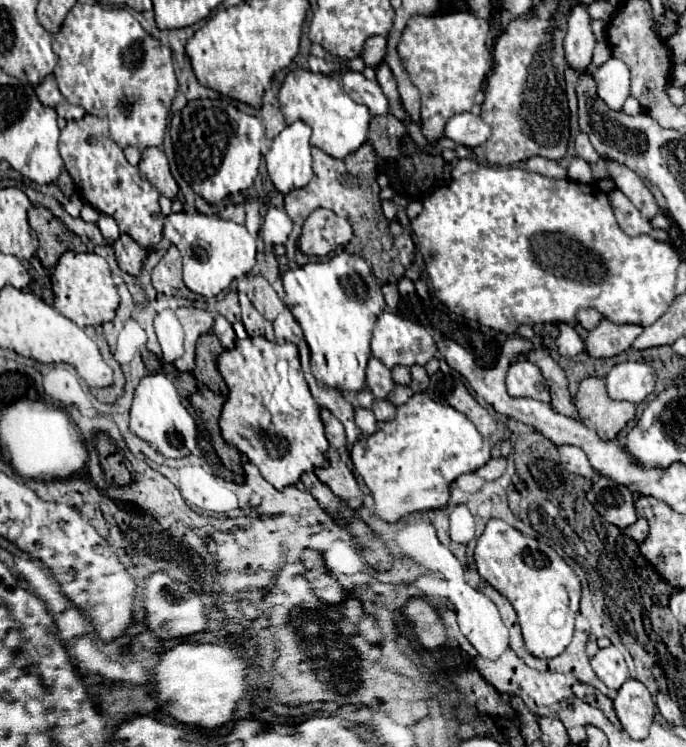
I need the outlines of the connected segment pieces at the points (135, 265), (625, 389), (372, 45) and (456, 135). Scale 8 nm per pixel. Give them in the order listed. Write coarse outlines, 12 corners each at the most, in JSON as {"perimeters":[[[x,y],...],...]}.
{"perimeters":[[[128,235],[114,241],[116,263],[140,275],[146,251]],[[640,361],[618,363],[606,375],[608,395],[642,403],[656,371]],[[370,37],[362,59],[368,67],[378,67],[384,59],[386,43]],[[472,113],[454,115],[444,135],[474,149],[492,135],[490,125]]]}

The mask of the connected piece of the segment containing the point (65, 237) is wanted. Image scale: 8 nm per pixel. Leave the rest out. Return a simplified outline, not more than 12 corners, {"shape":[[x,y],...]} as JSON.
{"shape":[[48,209],[28,211],[40,241],[38,257],[46,269],[62,253],[86,249]]}

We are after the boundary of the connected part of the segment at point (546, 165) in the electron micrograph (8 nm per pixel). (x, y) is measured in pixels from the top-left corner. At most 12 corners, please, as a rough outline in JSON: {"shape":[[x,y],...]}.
{"shape":[[530,157],[526,167],[550,179],[568,179],[568,171],[556,161]]}

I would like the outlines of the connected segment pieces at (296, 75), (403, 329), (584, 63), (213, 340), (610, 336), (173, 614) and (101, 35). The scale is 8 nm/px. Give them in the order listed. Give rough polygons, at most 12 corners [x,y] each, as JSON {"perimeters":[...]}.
{"perimeters":[[[286,75],[280,109],[334,159],[368,141],[370,111],[336,77]],[[382,313],[372,355],[388,369],[426,365],[434,331]],[[584,3],[568,19],[564,51],[576,75],[590,71],[594,35]],[[214,333],[196,345],[194,377],[212,393],[226,397],[228,387],[216,367],[224,347]],[[602,319],[588,331],[590,357],[614,357],[642,333],[636,325]],[[166,573],[146,579],[148,629],[160,639],[206,629],[200,597]],[[128,9],[54,35],[66,101],[118,147],[162,147],[172,53]]]}

